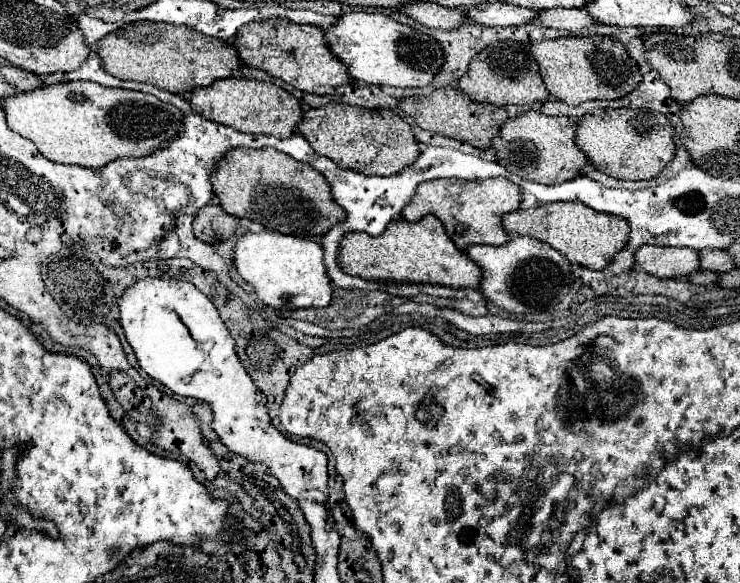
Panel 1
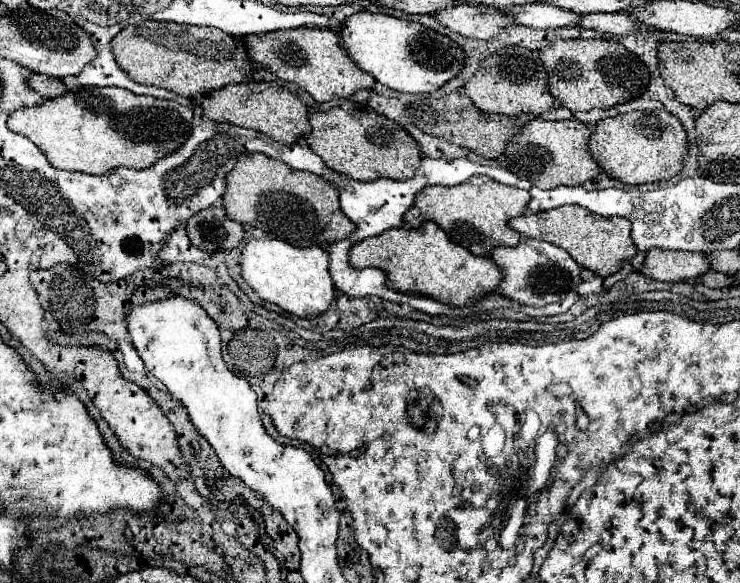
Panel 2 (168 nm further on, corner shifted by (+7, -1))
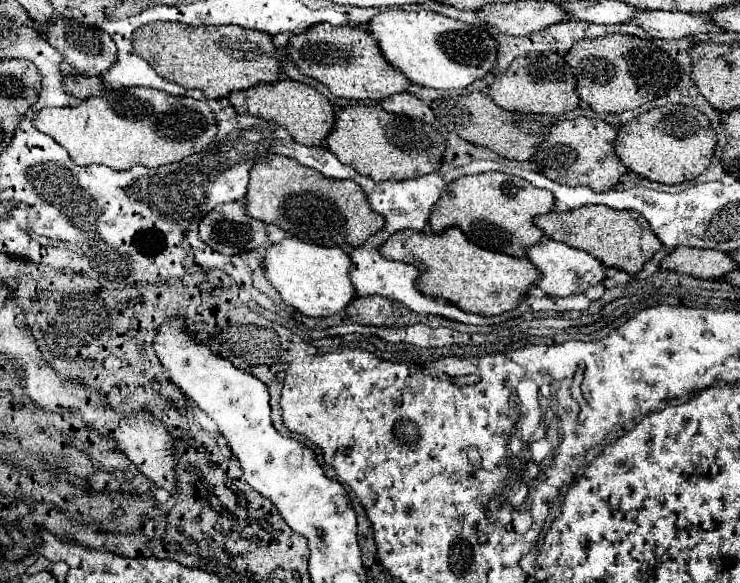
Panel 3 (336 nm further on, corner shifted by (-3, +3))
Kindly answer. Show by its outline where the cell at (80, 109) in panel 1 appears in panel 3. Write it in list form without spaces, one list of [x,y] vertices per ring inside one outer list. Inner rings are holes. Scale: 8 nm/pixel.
[[[130,87],[124,91],[106,91],[102,97],[90,97],[76,107],[54,107],[42,109],[34,113],[34,127],[52,139],[56,139],[72,157],[76,165],[108,165],[116,171],[130,169],[134,165],[144,167],[160,167],[168,163],[182,161],[192,153],[204,151],[216,137],[218,125],[212,109],[206,101],[196,101],[190,97],[174,97],[166,91],[146,89],[146,87]]]

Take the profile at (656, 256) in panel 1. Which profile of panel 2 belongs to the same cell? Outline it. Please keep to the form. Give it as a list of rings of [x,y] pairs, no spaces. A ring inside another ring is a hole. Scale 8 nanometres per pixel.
[[[650,249],[640,273],[656,281],[686,281],[704,275],[708,269],[710,265],[702,253]]]

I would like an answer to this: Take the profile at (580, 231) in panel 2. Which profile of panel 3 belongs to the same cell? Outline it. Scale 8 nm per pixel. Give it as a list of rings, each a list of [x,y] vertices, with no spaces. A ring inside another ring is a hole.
[[[588,205],[566,213],[552,211],[548,215],[536,217],[534,223],[546,233],[546,237],[576,249],[584,249],[606,267],[616,267],[626,273],[642,271],[644,263],[652,259],[658,249],[662,249],[662,241],[654,237],[648,221],[636,211],[614,211],[602,205]]]

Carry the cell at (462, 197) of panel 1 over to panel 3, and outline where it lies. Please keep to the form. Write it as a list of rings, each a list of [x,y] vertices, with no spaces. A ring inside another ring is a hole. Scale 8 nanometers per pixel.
[[[506,173],[466,175],[446,187],[446,193],[442,193],[438,205],[434,205],[430,227],[434,233],[442,233],[448,227],[460,227],[464,235],[478,247],[524,259],[526,249],[534,243],[540,243],[544,235],[544,231],[534,225],[534,217],[546,215],[552,209],[552,191],[538,189],[526,179]]]

